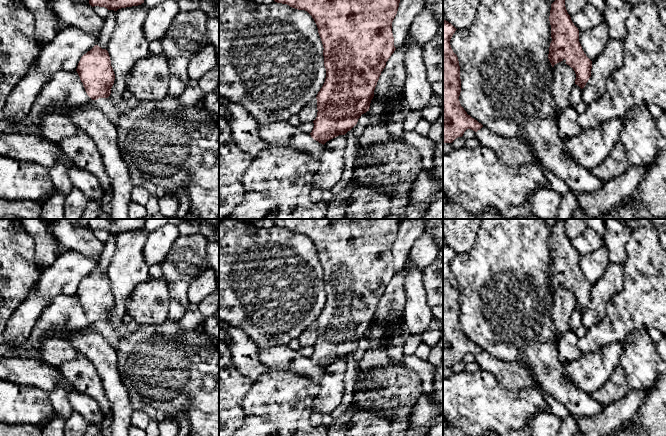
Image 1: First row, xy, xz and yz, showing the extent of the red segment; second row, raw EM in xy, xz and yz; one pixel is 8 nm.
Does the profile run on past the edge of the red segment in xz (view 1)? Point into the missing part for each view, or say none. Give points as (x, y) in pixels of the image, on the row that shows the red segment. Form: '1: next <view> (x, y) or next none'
1: next none

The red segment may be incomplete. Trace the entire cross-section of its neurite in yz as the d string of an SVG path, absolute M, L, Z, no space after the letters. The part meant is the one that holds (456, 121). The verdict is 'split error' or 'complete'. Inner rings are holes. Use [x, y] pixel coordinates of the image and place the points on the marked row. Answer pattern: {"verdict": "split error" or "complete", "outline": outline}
{"verdict": "complete", "outline": "M443 20L443 144L462 137L467 129L475 132L483 125L472 118L461 106L460 66L450 40L457 29Z"}

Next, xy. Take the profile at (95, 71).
{"verdict": "complete", "outline": "M95 45L81 57L76 71L92 100L110 96L115 74L106 49Z"}

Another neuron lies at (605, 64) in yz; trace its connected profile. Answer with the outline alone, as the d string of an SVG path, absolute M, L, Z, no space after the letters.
M609 39L604 52L592 62L591 77L581 95L586 105L604 94L607 80L623 64L623 44L624 39Z

